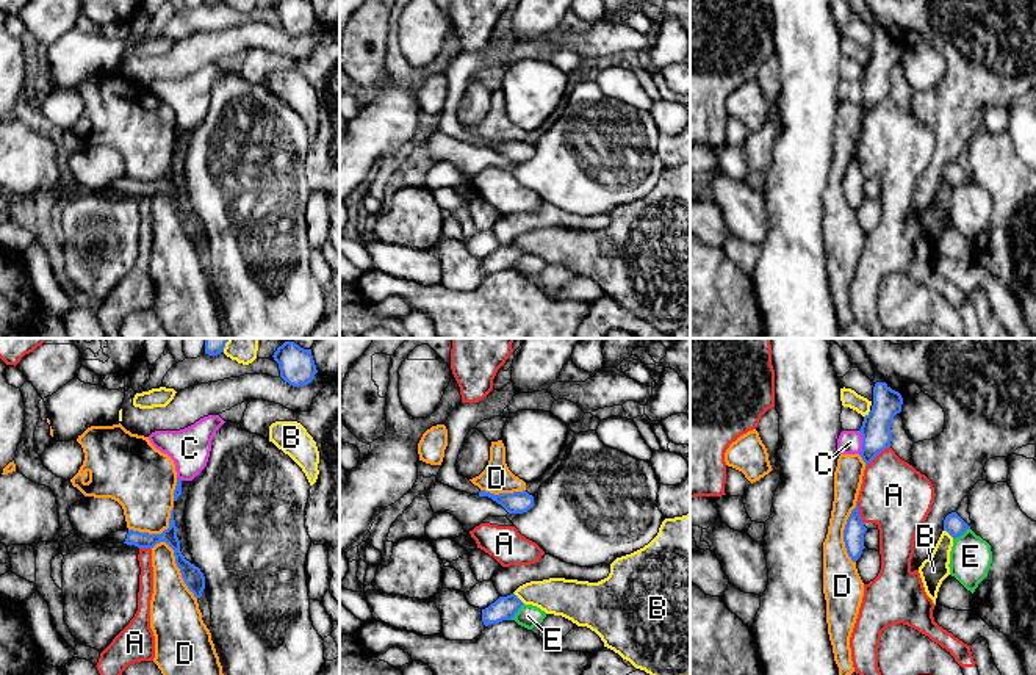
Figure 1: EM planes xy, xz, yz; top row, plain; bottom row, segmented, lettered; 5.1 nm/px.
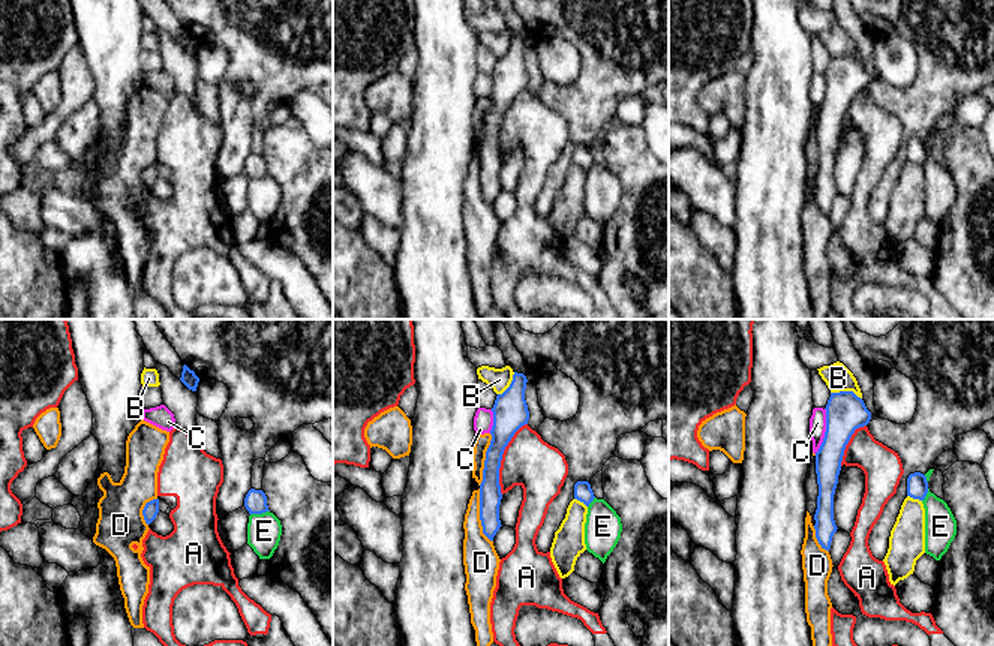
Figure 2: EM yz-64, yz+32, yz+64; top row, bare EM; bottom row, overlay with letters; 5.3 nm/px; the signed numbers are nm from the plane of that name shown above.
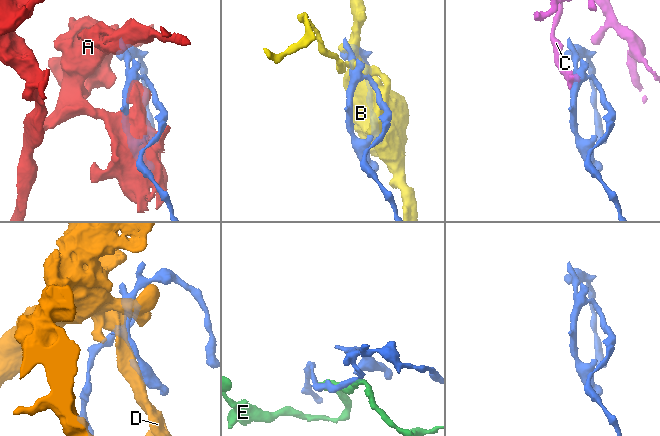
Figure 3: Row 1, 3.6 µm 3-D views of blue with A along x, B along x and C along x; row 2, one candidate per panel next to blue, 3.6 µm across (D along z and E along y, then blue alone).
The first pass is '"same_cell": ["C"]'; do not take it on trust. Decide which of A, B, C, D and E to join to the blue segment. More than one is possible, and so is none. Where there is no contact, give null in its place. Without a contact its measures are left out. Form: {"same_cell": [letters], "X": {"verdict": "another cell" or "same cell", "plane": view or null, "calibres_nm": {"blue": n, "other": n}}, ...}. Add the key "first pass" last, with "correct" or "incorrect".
{"same_cell": [], "A": {"verdict": "another cell", "plane": "yz", "calibres_nm": {"blue": 160, "other": 360}}, "B": {"verdict": "another cell", "plane": "xz", "calibres_nm": {"blue": 120, "other": 190}}, "C": {"verdict": "another cell", "plane": "yz", "calibres_nm": {"blue": 160, "other": 130}}, "D": {"verdict": "another cell", "plane": "xy", "calibres_nm": {"blue": 100, "other": 260}}, "E": {"verdict": "another cell", "plane": "yz", "calibres_nm": {"blue": 100, "other": 220}}, "first pass": "incorrect"}

